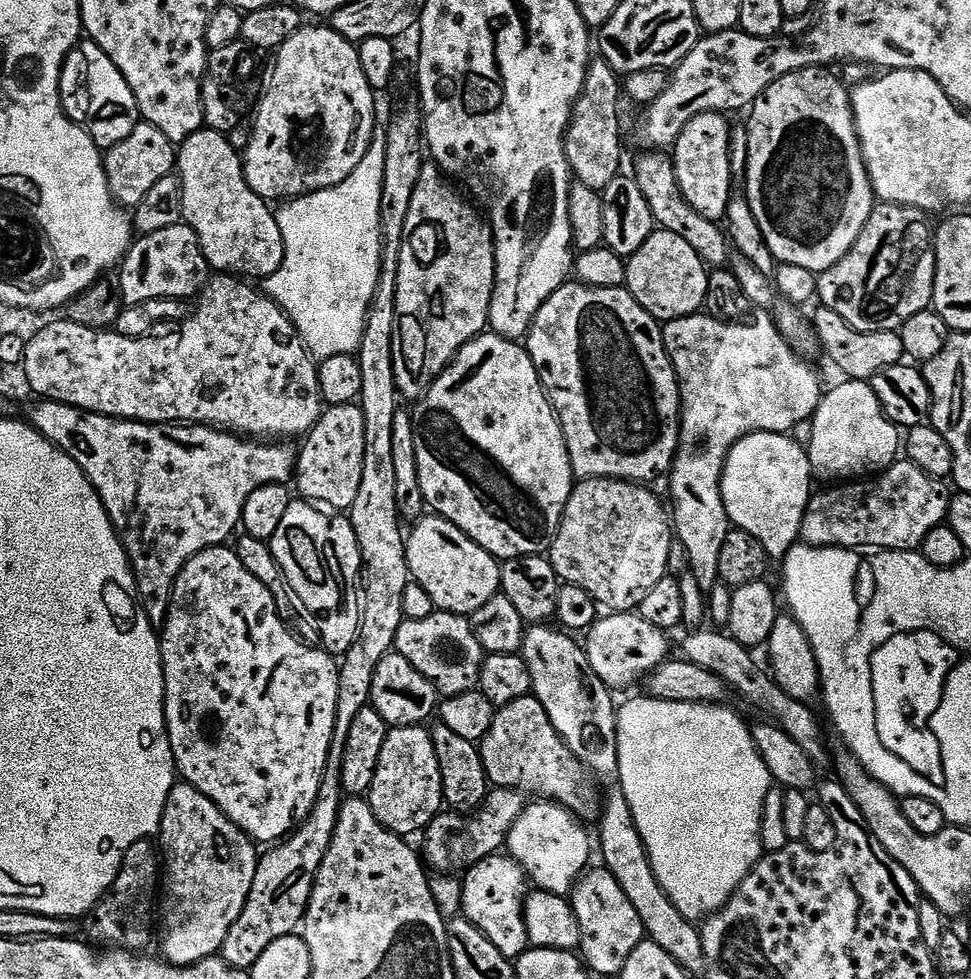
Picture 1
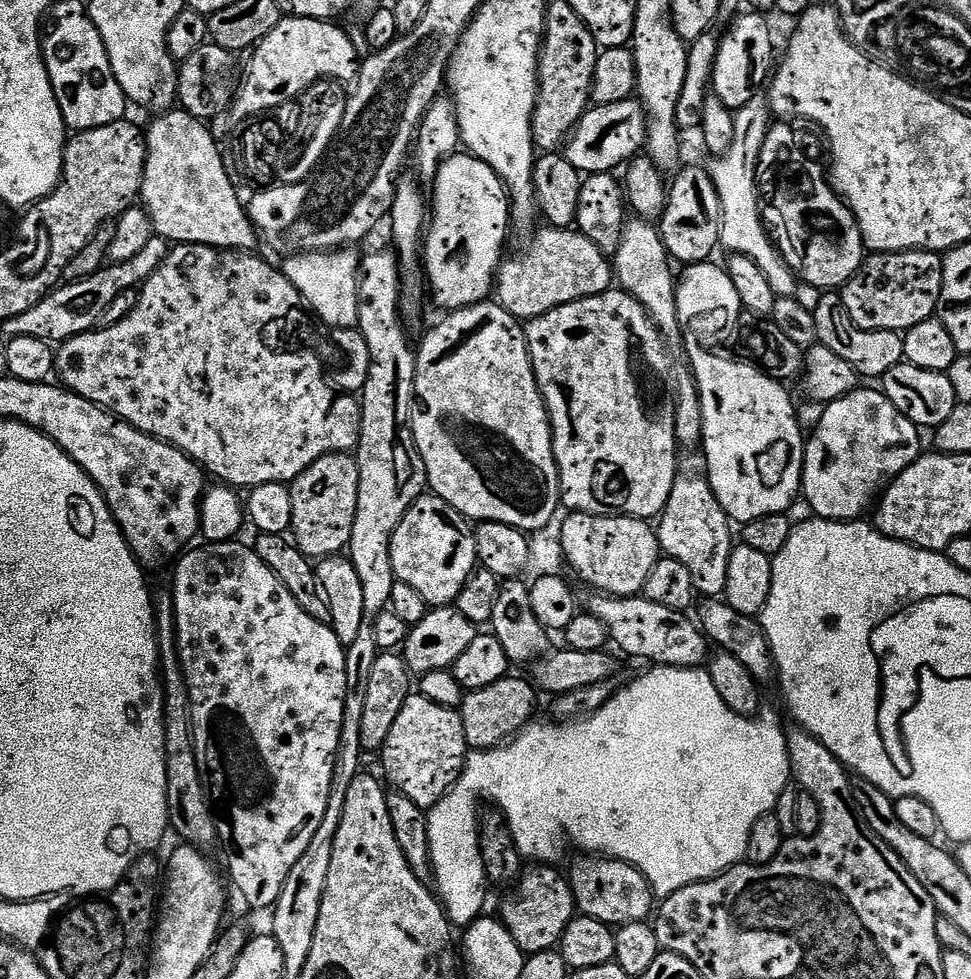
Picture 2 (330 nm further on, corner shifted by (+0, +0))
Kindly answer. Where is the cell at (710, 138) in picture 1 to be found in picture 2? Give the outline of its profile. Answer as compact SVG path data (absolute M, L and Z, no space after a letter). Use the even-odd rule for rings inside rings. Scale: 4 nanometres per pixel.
M681 167L671 177L668 188L668 204L664 207L664 215L658 221L658 231L664 248L673 261L681 260L681 265L702 264L709 259L712 251L717 251L720 242L720 203L714 190L711 175L700 168Z

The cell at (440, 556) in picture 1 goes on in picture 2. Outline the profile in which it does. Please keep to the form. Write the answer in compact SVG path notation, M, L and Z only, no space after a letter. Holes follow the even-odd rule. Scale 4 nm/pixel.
M431 494L419 496L406 510L388 549L393 577L416 590L428 606L451 605L460 587L478 567L476 538L464 517L442 498Z

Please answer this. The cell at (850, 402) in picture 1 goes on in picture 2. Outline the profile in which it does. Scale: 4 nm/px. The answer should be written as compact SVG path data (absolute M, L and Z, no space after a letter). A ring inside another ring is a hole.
M857 387L855 392L833 400L823 409L820 421L802 448L804 464L800 468L802 496L808 499L815 515L821 520L855 521L881 495L882 489L895 480L902 470L909 468L921 455L920 436L917 425L911 424L899 410L875 387Z

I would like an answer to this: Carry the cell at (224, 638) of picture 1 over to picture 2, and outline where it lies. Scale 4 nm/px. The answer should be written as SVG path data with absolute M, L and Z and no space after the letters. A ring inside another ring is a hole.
M225 542L225 543L222 543L222 544L209 544L209 543L205 543L205 544L204 544L204 545L203 545L203 547L204 547L204 548L196 548L196 549L194 549L194 548L195 548L195 547L193 547L193 548L192 548L192 549L191 549L191 550L188 550L188 551L185 551L185 552L184 552L184 553L183 553L183 555L181 555L181 556L180 556L180 557L179 557L179 560L178 560L178 563L180 563L180 565L178 565L178 566L177 566L177 568L176 568L176 581L174 581L174 582L173 582L173 584L172 584L172 593L170 593L170 599L171 599L171 602L172 602L172 607L173 607L173 609L174 609L174 619L175 619L175 622L176 622L176 647L177 647L177 649L178 649L178 651L179 651L179 653L180 653L180 670L181 670L181 672L183 672L183 674L184 674L184 685L185 685L185 687L187 687L187 688L188 688L188 703L189 703L189 705L190 705L190 715L191 715L191 718L192 718L192 745L194 745L194 747L195 747L195 748L196 748L196 761L197 761L197 762L198 762L198 770L199 770L199 771L200 771L200 780L201 780L201 782L202 782L202 783L204 783L204 791L205 791L205 793L206 793L206 795L207 795L207 797L208 797L208 799L209 799L209 801L210 801L210 807L211 807L211 809L212 809L212 811L213 811L213 813L214 813L214 815L215 815L215 817L216 817L216 819L217 819L217 821L216 821L216 830L217 830L217 833L218 833L218 836L219 836L219 839L220 839L220 840L221 840L221 841L223 841L223 840L225 840L225 842L226 842L226 843L228 843L228 844L229 844L229 846L230 846L230 847L232 847L232 848L233 848L233 850L234 850L234 851L236 851L236 852L232 852L232 853L230 853L230 854L229 854L229 856L228 856L228 876L229 876L229 877L228 877L228 876L227 876L227 879L228 879L228 880L229 880L229 881L230 881L230 884L231 884L231 880L230 880L230 879L232 879L232 884L233 884L233 886L234 886L234 887L236 887L236 888L237 888L237 890L238 890L238 891L240 891L240 896L241 896L241 898L242 898L242 899L244 899L244 900L245 900L245 902L246 902L246 903L248 903L248 904L249 904L249 906L250 906L250 907L252 907L252 908L265 908L265 910L268 910L268 909L271 909L271 908L272 908L272 907L273 907L273 905L275 905L275 903L276 903L276 900L277 900L277 898L278 898L278 897L280 897L280 891L281 891L281 890L282 890L282 886L283 886L283 885L284 885L284 883L285 883L285 882L286 882L286 874L290 874L290 870L291 870L291 869L292 869L292 867L293 867L293 866L294 866L294 862L298 862L298 858L302 858L302 856L303 856L303 854L304 854L304 853L306 853L306 850L307 850L307 847L308 847L308 846L310 846L310 842L311 842L311 839L312 839L312 838L314 838L314 834L315 834L315 832L316 832L316 831L317 831L317 830L318 830L318 828L319 828L319 824L320 824L320 823L321 823L321 822L322 822L322 818L323 818L323 815L324 815L324 814L326 814L326 806L327 806L327 805L328 805L328 792L329 792L329 790L331 790L331 789L332 789L332 774L333 774L333 771L334 771L334 761L335 761L335 758L336 758L336 751L337 751L337 750L339 750L339 748L340 748L340 731L341 731L341 730L342 730L342 722L343 722L343 721L344 721L344 699L345 699L345 698L346 698L346 648L345 648L345 645L343 645L343 644L341 644L341 642L340 642L340 640L339 640L339 638L337 638L337 637L336 637L336 635L335 635L335 634L334 634L334 630L333 630L333 629L332 629L332 625L331 625L331 623L328 623L328 622L325 622L325 621L323 621L323 620L315 620L315 619L314 619L314 618L310 618L310 614L306 614L306 610L302 610L302 606L298 606L298 602L294 602L294 594L290 594L290 590L286 590L286 586L282 586L282 582L278 582L278 578L277 578L277 577L276 577L276 575L275 575L275 574L274 574L274 573L272 573L272 572L271 572L271 570L270 570L270 569L269 569L269 568L268 568L268 567L267 567L267 566L266 566L266 562L262 562L262 558L258 558L258 554L257 554L257 553L256 553L256 551L255 551L255 550L253 550L253 549L252 549L252 548L251 548L251 547L249 547L249 545L248 545L248 548L247 548L247 546L246 546L246 545L244 545L244 544L240 544L240 543L241 543L241 542Z

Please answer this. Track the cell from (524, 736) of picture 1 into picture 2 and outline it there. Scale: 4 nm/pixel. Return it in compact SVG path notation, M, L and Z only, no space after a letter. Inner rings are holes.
M509 674L492 686L474 690L463 697L458 711L469 749L499 748L533 719L532 707L536 704L537 693L533 685L527 679L524 680Z

